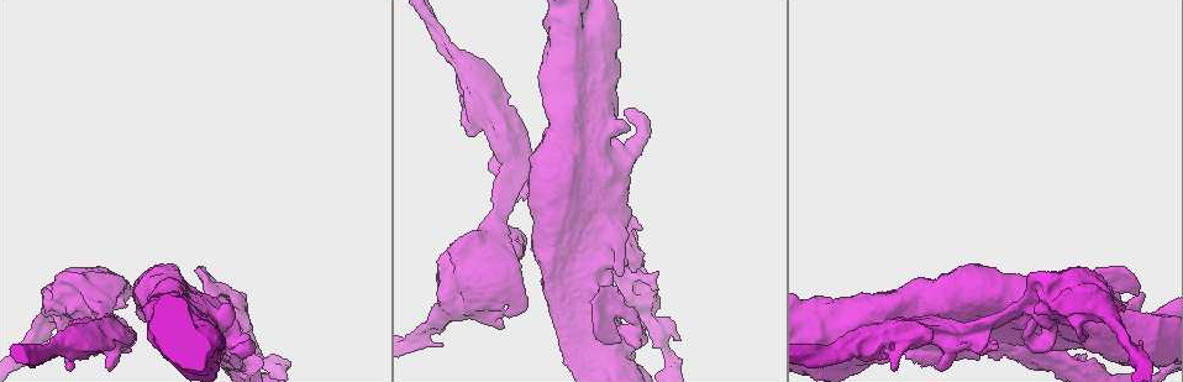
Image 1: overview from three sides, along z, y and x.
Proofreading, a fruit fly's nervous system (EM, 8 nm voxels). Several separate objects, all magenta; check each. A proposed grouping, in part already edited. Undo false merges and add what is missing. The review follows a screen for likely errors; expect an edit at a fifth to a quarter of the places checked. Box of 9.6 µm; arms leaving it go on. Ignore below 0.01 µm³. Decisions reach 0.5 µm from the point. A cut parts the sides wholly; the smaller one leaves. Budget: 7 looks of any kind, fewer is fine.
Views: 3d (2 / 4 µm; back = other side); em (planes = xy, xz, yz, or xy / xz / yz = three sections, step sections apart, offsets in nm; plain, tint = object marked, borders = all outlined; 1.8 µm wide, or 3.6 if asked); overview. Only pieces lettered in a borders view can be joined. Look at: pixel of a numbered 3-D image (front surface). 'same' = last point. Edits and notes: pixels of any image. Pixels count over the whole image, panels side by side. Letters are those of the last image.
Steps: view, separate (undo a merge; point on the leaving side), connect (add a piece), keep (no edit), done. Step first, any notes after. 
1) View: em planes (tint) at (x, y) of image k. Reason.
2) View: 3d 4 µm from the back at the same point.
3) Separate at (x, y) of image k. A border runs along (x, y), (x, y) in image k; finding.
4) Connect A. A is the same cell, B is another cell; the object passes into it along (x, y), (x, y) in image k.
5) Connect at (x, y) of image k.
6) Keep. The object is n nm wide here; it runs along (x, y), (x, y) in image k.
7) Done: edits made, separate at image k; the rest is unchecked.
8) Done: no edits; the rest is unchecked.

View: 3d 2 µm at (439, 344) of image 1. An open end.

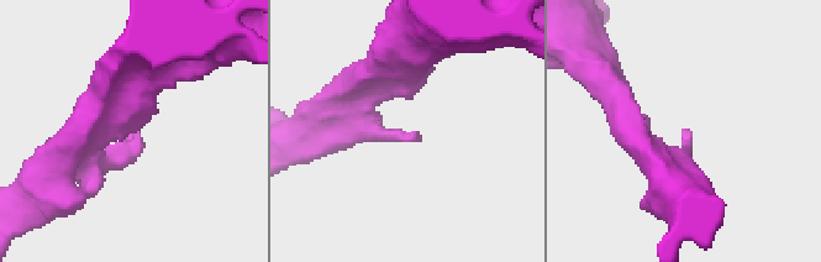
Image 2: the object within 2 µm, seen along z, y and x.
View: em planes (borders) at (137, 133) of image 2.

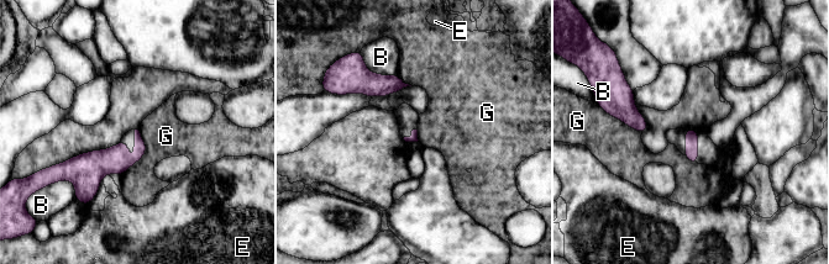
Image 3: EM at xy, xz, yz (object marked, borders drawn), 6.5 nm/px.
Keep. B, E and G are other cells; a border runs along (138, 130), (145, 154), (121, 174) in image 3; no lettered piece goes on from it.

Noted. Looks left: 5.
View: 3d 4 µm at (613, 302) of image 1. A fork.

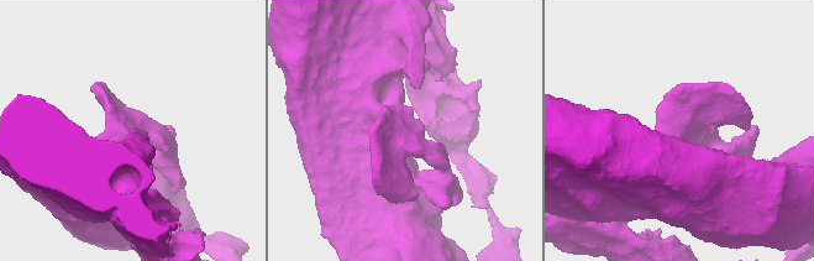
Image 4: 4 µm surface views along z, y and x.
View: em 3.6 µm planes (tint) at (126, 129) of image 4. 4 arms meet here.

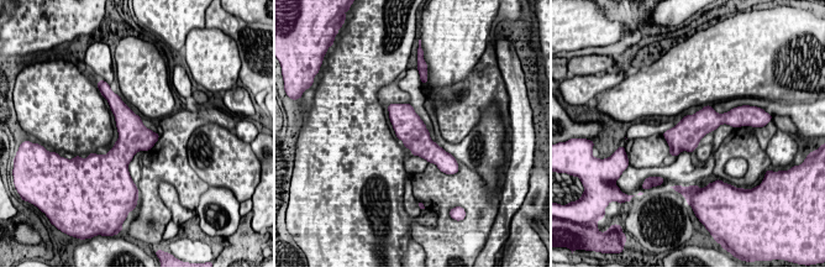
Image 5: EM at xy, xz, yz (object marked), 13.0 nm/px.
View: em 3.6 µm planes (borders) at the same point. See the neighbours.

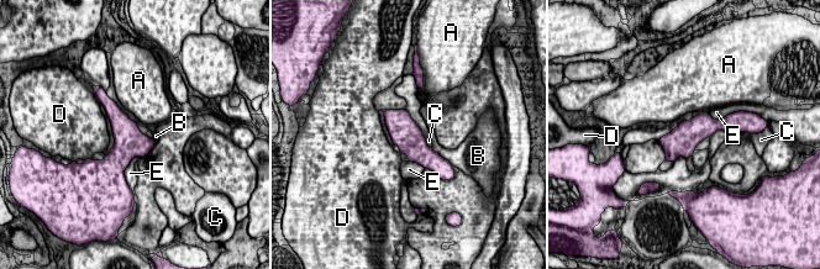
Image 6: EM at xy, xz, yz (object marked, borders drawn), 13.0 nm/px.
Keep. The object is 380 nm wide here; A, B, C, D and E are other cells; a border runs along (140, 156), (130, 162), (125, 178) in image 6; all the same cell.

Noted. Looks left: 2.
View: em xy step 8 (borders) at (106, 326) of image 1.

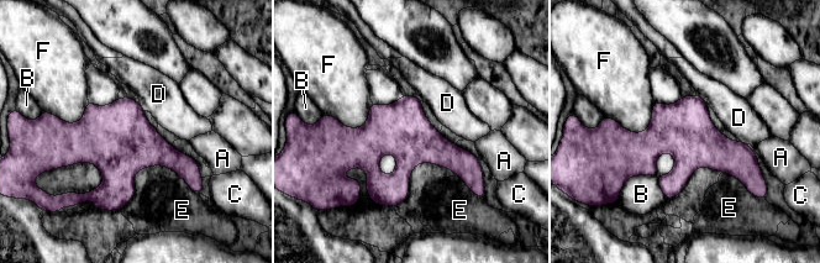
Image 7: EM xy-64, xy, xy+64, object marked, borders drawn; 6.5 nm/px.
View: em planes (borders) at the same point. Another direction.

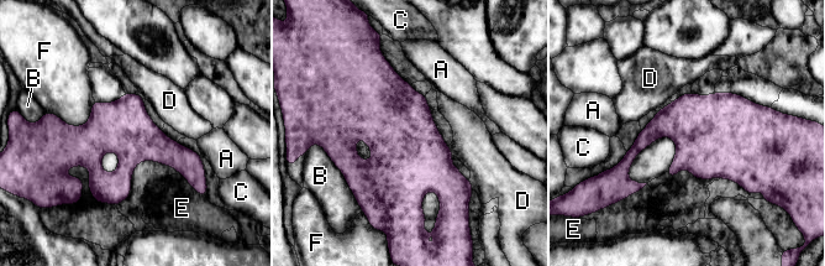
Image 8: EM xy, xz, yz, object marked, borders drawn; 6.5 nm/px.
Keep. The object is 360 nm wide here; A, B, C, D, E and F are other cells; continuous, no second cell.

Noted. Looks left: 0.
Done: no edits; the rest is unchecked.

